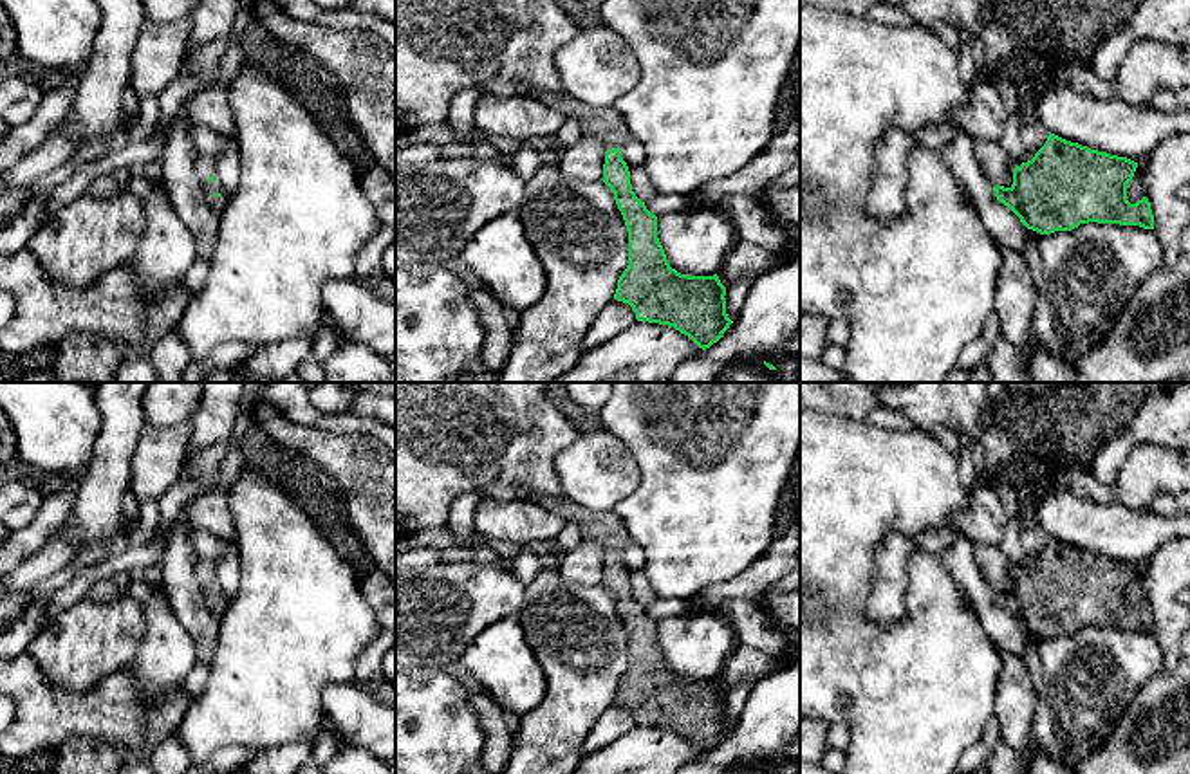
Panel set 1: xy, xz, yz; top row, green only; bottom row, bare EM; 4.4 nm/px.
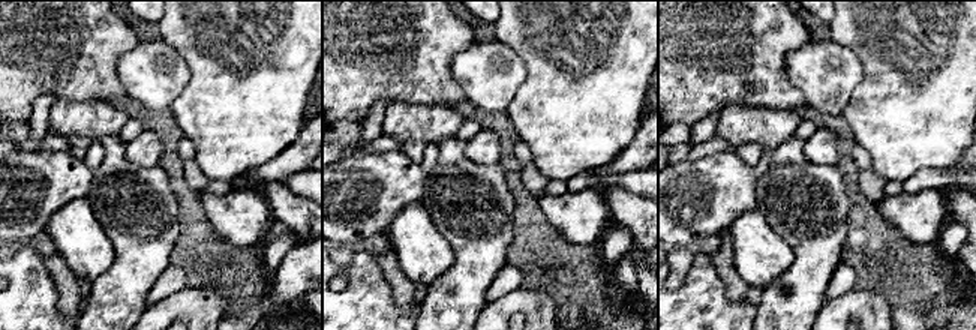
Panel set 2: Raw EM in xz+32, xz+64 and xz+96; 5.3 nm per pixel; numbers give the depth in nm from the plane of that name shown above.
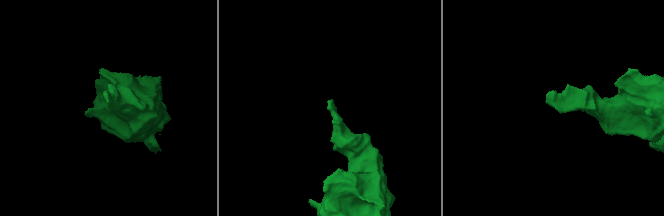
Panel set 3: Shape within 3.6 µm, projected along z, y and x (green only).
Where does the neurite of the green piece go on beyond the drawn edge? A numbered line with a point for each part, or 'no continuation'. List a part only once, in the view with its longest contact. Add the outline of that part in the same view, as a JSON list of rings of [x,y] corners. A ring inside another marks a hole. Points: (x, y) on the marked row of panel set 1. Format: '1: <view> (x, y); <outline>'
1: xy (206, 172); [[[200,162],[200,179],[204,182],[204,188],[209,195],[209,200],[213,204],[213,207],[220,213],[224,209],[226,204],[226,197],[220,191],[220,186],[215,182],[211,182],[209,179],[215,175],[213,170],[209,168],[209,164]]]

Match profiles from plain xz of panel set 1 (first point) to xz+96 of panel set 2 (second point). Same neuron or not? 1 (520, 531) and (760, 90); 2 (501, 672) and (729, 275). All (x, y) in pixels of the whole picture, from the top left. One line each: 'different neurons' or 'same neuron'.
1: different neurons
2: different neurons

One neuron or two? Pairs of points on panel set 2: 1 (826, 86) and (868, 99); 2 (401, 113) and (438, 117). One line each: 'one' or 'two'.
1: two
2: one

